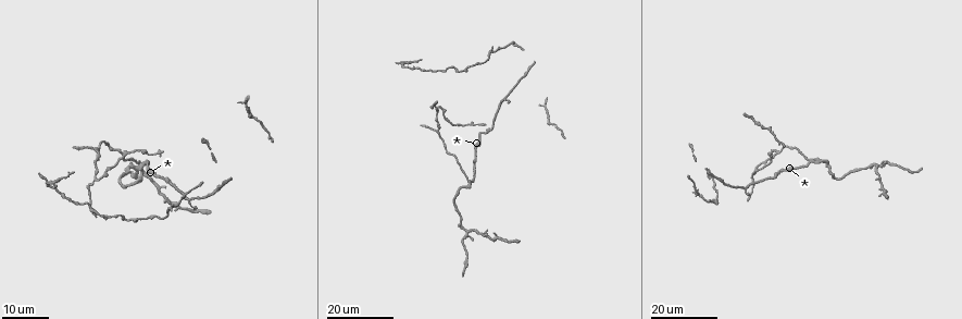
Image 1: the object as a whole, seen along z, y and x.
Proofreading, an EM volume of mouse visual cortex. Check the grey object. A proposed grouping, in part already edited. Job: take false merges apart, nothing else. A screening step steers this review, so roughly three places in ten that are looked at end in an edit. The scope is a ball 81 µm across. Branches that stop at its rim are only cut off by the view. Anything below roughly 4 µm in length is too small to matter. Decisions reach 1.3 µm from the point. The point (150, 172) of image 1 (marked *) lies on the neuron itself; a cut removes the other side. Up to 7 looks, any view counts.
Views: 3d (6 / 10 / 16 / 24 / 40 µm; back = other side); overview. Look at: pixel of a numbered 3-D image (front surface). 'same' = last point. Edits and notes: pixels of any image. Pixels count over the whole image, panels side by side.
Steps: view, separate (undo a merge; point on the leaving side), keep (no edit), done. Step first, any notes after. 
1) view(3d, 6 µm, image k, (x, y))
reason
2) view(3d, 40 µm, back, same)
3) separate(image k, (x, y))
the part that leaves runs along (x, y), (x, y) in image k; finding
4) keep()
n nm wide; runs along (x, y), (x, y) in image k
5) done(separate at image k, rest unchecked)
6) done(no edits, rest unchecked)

view(3d, 16 µm, image 1, (464, 239))
a narrow waist

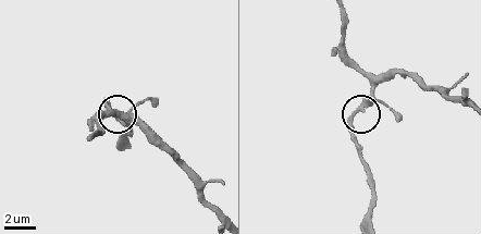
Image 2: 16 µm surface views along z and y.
view(3d, 10 µm, image 2, (355, 113))

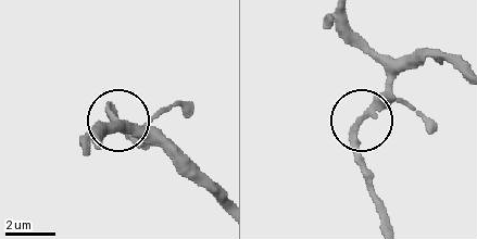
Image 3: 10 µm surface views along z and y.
keep()
280 nm wide; one neuron here

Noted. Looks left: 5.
view(3d, 24 µm, image 1, (139, 167))
four arms meet

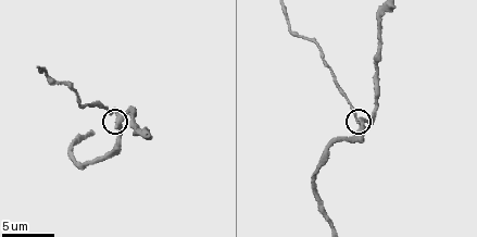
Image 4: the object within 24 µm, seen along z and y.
view(3d, 10 µm, image 4, (121, 118))

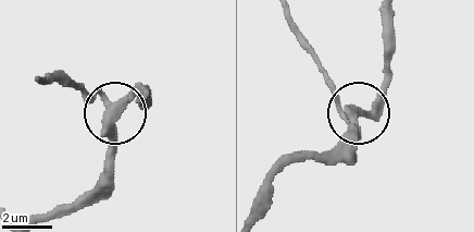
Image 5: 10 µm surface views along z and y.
keep()
4 arms; one neuron here

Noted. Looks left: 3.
view(3d, 24 µm, image 1, (776, 152))
three-way junction

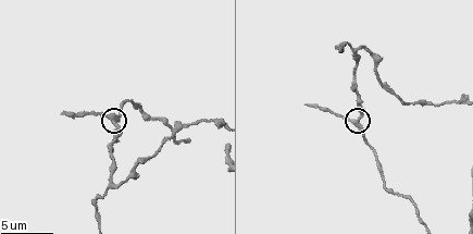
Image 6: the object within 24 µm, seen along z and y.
view(3d, 10 µm, image 6, (112, 120))

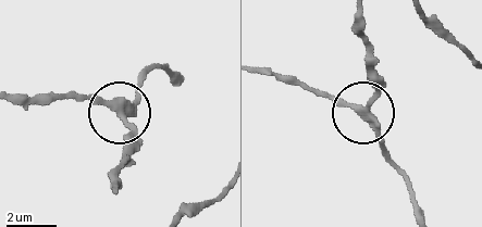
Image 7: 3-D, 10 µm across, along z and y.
keep()
runs along (421, 215), (411, 184), (369, 115), (311, 90) in image 7; one neuron here

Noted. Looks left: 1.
done(no edits, rest unchecked)

